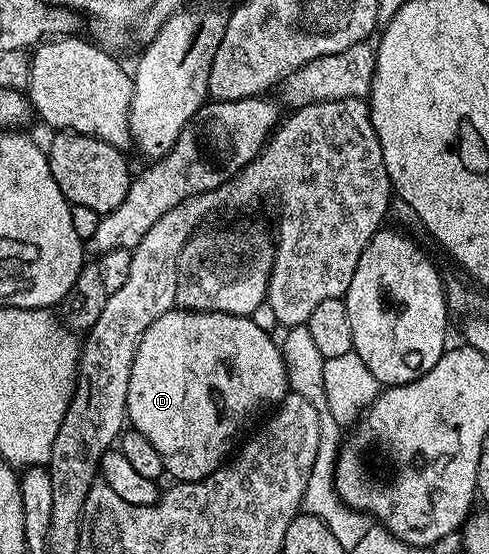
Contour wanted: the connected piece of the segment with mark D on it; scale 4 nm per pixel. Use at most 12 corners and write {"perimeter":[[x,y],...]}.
{"perimeter":[[159,315],[127,421],[177,483],[290,392],[252,317]]}

